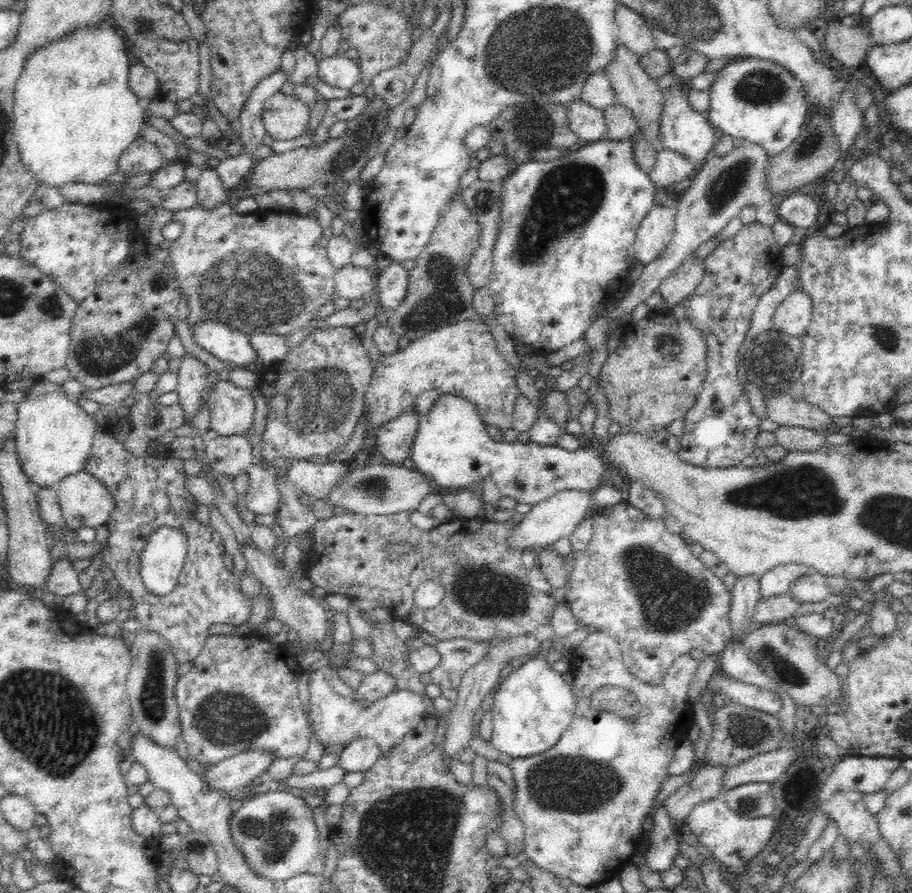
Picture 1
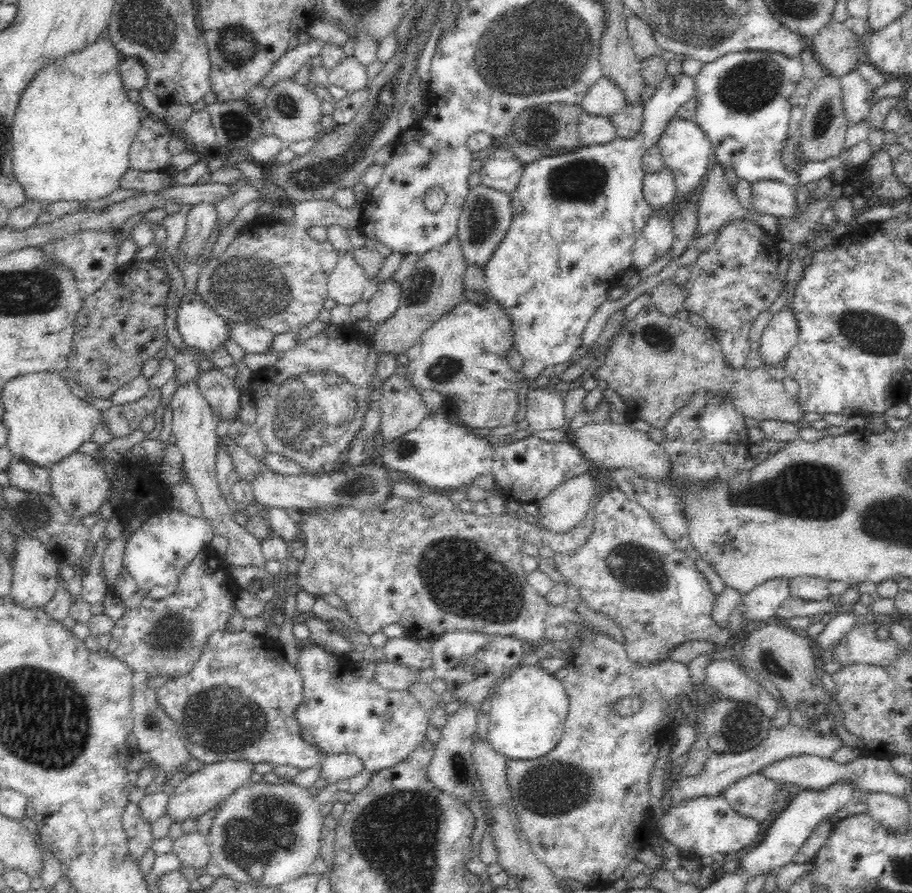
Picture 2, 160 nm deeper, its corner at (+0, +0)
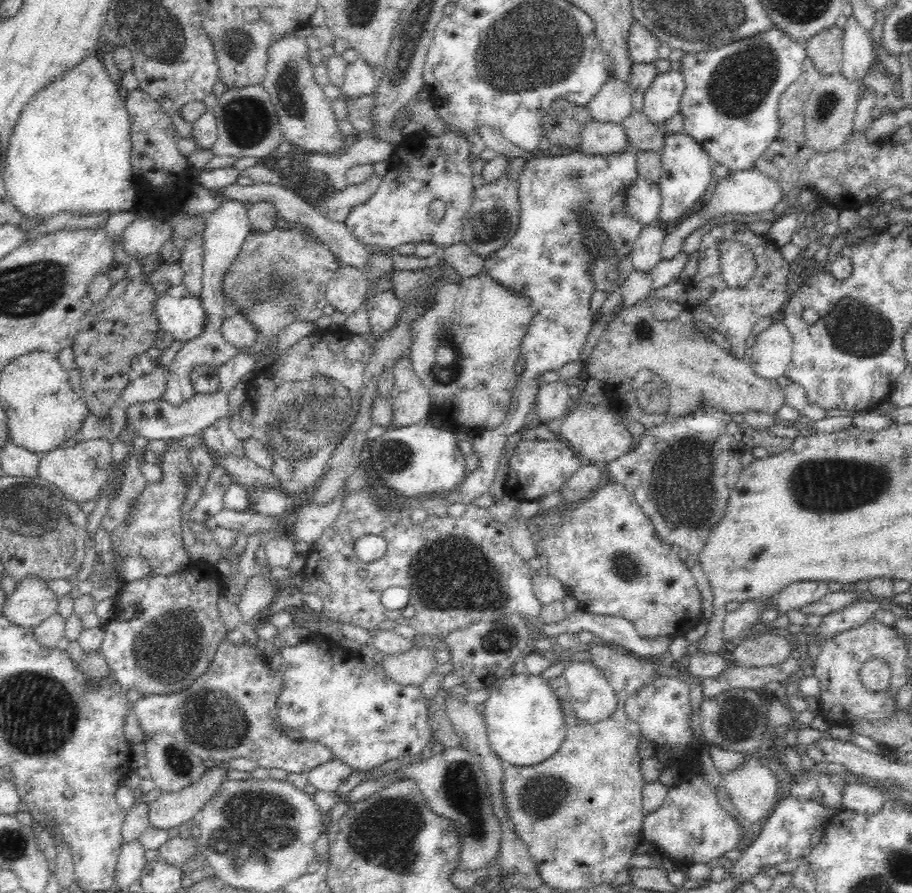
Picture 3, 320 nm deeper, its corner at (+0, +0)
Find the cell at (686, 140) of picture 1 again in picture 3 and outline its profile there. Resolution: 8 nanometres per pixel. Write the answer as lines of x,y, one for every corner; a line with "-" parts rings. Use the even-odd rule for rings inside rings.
686,133
667,135
661,154
663,168
658,183
661,206
656,224
668,228
679,222
696,202
707,198
715,179
711,174
713,164
708,153

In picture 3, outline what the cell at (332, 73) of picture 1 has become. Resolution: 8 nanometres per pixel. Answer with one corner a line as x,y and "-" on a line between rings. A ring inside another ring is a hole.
357,59
347,64
343,84
343,96
347,99
357,99
375,92
378,81
374,77
372,68
368,63

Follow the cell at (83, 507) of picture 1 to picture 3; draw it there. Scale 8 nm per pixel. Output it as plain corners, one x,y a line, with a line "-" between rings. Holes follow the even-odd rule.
96,438
77,442
72,448
56,448
40,455
37,476
55,484
74,502
82,504
86,500
97,501
100,488
108,478
110,462
112,462
111,444
106,438

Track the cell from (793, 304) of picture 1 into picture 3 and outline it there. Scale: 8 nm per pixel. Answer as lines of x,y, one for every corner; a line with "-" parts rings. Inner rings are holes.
780,320
760,332
755,338
755,343
751,346
746,360
756,375
772,380
785,376
792,351
792,335

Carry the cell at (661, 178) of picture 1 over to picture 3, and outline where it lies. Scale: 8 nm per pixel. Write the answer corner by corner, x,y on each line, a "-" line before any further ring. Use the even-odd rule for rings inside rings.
637,177
624,191
625,210
644,228
656,224
660,213
661,197
658,184
650,184

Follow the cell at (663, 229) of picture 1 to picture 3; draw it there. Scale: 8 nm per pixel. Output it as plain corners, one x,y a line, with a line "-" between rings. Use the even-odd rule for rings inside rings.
660,224
642,228
639,238
629,252
634,271
648,273
663,260
661,257
661,245
666,232
668,232
667,227
663,227

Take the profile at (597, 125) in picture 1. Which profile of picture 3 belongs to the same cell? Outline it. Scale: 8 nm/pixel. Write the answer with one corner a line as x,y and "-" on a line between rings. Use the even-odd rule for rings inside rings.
594,120
583,128
579,147
589,156
614,156
632,150
621,124

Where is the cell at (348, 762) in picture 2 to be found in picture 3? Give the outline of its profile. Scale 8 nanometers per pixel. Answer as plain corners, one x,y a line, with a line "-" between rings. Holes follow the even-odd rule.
330,759
306,773
308,778
308,790
324,791
336,796
336,792
343,780
353,773
353,768
338,759

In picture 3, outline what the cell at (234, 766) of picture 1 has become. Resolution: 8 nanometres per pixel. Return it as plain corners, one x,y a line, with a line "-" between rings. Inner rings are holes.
214,766
206,770
196,786
172,794
161,794
148,804
148,826
168,830
188,820
197,820
204,802
212,799
226,780
226,770

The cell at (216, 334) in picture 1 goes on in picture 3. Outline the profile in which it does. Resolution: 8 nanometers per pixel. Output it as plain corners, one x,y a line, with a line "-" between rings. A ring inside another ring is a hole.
170,285
163,294
157,295
152,306
161,332
186,342
194,339
206,324
206,315
201,300
192,296
186,287

